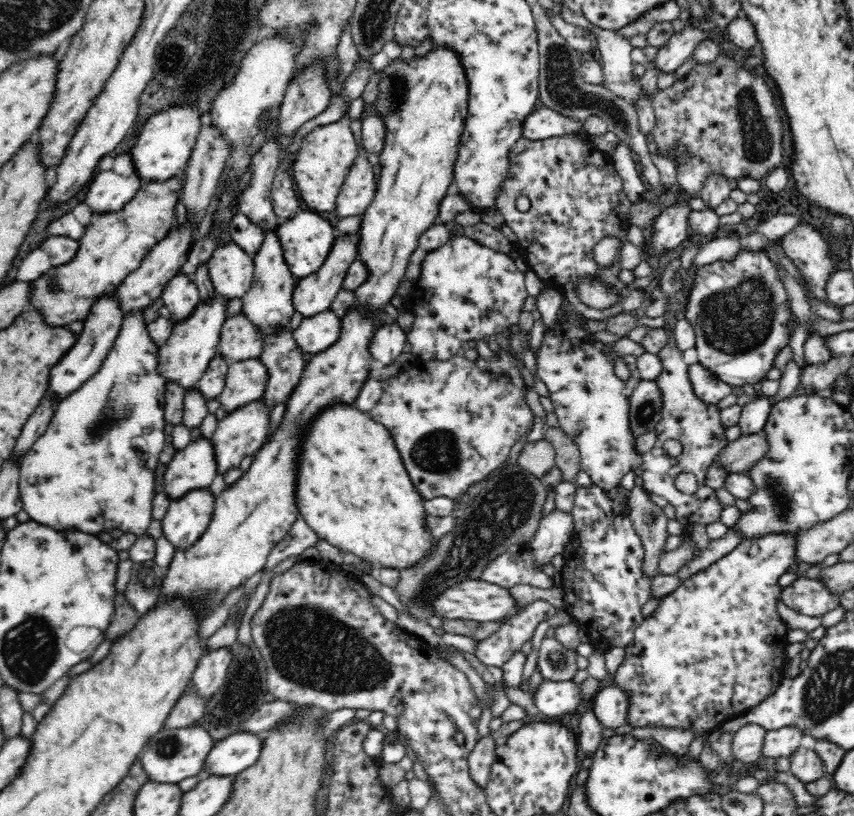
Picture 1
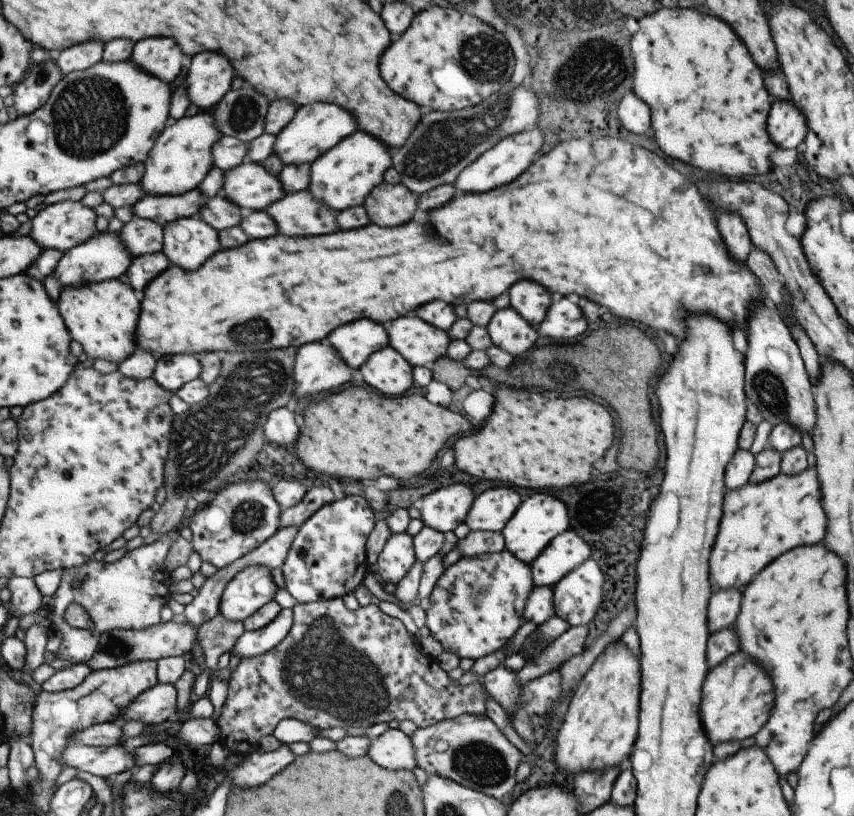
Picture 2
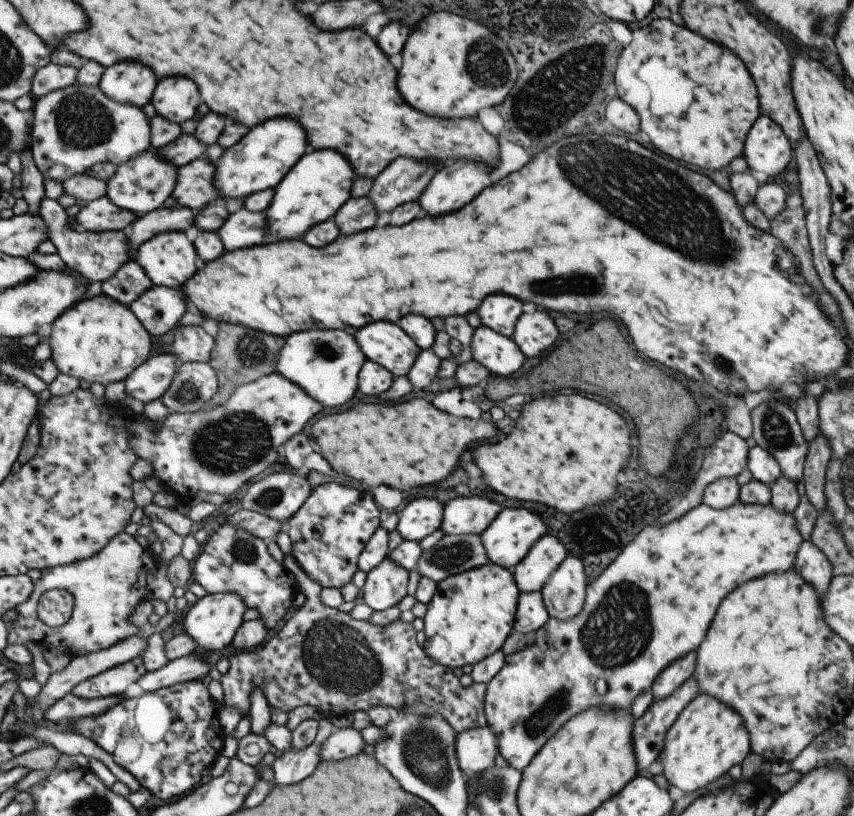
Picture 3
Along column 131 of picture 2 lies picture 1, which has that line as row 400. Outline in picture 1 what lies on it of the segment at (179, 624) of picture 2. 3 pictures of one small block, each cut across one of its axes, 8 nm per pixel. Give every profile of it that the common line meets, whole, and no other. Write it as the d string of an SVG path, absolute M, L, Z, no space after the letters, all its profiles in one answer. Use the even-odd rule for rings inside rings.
M640 381L631 394L629 404L629 425L634 439L652 432L660 422L662 407L661 390L655 381Z

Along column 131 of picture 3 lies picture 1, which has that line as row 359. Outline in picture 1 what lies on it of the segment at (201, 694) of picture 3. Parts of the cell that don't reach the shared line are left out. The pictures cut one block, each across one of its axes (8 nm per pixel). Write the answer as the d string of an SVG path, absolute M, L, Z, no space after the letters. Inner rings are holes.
M740 248L731 260L719 259L697 267L684 310L685 319L695 332L699 363L722 382L740 392L744 384L761 383L774 368L776 356L790 344L796 317L778 265L764 250Z

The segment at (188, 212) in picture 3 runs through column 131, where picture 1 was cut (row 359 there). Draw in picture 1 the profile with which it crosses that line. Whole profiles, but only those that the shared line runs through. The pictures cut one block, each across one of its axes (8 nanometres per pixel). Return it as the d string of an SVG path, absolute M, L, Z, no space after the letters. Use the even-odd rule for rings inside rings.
M242 313L225 320L221 328L218 355L228 363L258 358L263 346L261 334Z

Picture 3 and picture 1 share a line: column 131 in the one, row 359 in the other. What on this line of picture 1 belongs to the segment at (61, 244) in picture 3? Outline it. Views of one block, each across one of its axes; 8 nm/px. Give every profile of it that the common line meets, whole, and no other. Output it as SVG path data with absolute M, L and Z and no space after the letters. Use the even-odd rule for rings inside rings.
M260 358L229 363L225 387L218 400L226 414L232 414L263 395L268 380L266 367Z

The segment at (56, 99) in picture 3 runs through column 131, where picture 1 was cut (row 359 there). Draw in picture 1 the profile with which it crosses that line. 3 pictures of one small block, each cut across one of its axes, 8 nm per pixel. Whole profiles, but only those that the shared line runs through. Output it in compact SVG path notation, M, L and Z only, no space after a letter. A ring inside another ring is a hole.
M142 311L134 313L132 316L124 316L122 328L118 333L112 350L104 359L100 370L87 380L76 392L66 396L64 400L56 404L52 420L42 436L34 442L34 445L22 458L19 464L19 499L23 505L23 510L28 514L29 520L37 522L42 526L49 526L52 530L74 530L74 532L83 532L92 536L100 532L109 532L111 530L122 530L123 534L133 534L137 538L146 535L146 530L150 526L153 518L151 508L154 497L156 496L156 476L154 475L155 467L158 466L158 454L165 449L166 435L169 432L164 420L164 403L166 382L157 373L159 347L153 344L147 331L147 325L142 321Z

